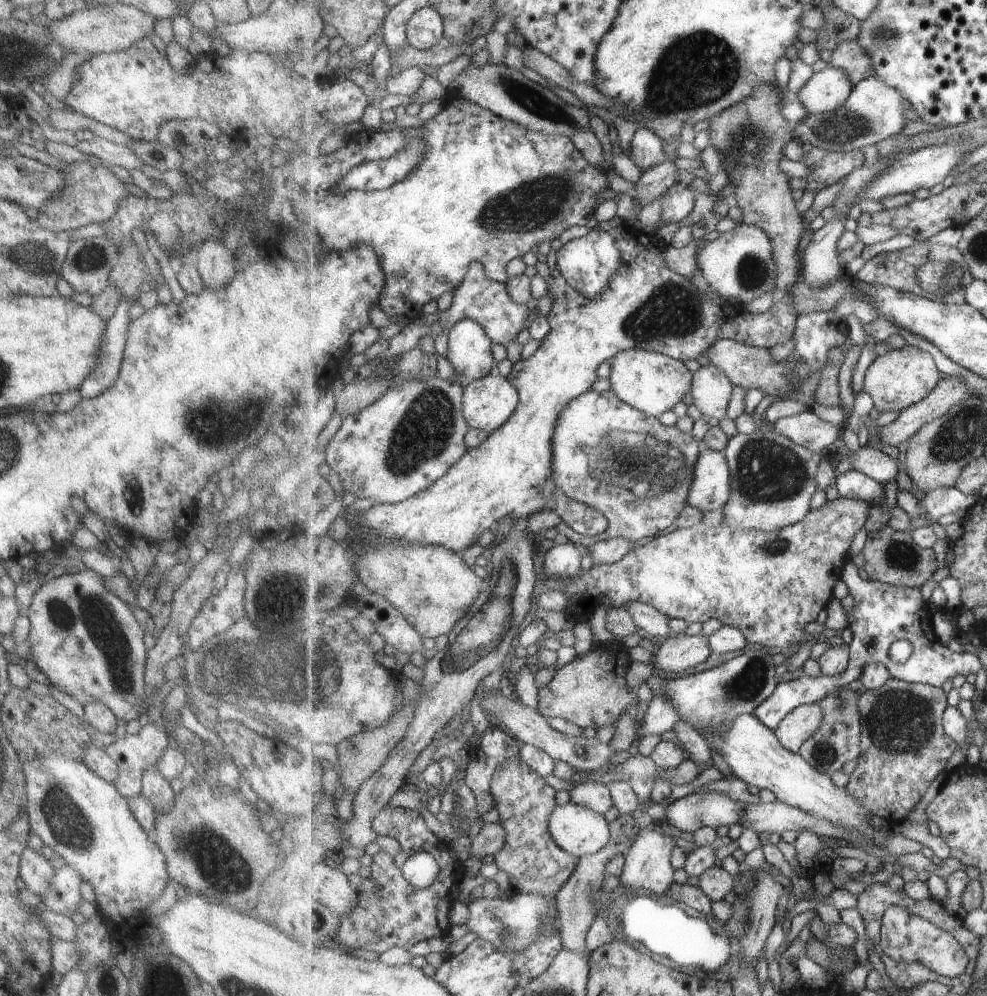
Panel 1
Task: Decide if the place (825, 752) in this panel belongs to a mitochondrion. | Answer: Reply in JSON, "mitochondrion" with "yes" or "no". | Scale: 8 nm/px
{"mitochondrion":"yes"}

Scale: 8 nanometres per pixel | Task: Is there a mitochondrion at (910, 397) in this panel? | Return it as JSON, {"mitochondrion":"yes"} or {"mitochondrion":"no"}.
{"mitochondrion":"no"}

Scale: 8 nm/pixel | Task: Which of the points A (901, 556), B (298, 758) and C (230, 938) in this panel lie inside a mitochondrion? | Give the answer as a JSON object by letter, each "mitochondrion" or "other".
{"A":"mitochondrion","B":"other","C":"other"}

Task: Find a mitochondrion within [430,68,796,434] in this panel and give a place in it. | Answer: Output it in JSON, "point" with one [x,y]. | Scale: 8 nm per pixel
{"point":[529,206]}

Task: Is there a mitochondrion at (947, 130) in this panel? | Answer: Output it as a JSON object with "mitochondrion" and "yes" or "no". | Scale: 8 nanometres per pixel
{"mitochondrion":"no"}

